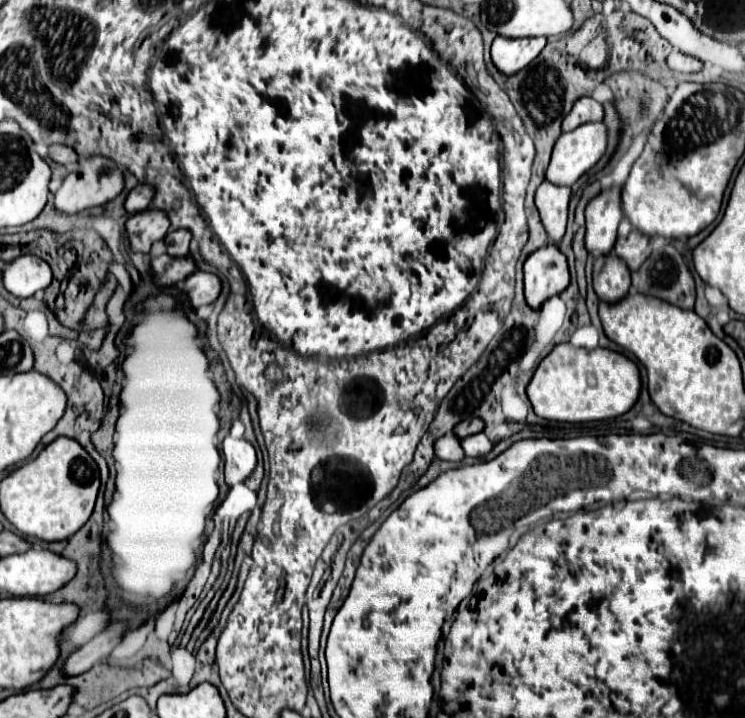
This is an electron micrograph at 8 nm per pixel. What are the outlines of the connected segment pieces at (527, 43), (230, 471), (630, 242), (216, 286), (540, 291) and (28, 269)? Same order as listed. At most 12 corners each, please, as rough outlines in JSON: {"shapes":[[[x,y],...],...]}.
{"shapes":[[[545,37],[491,45],[493,65],[515,75],[543,51]],[[245,439],[223,441],[225,483],[243,483],[257,465]],[[637,229],[617,239],[613,251],[631,271],[651,253],[649,241]],[[195,271],[183,293],[193,307],[213,303],[221,293],[215,273]],[[541,247],[525,261],[525,299],[539,309],[569,285],[565,255]],[[21,255],[3,271],[15,297],[31,297],[51,283],[49,265]]]}

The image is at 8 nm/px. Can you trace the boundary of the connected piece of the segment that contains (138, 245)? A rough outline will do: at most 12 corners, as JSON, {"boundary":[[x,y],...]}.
{"boundary":[[145,209],[127,219],[133,251],[149,253],[169,231],[161,209]]}

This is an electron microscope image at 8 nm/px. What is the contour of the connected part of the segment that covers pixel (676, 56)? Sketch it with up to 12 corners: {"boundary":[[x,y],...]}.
{"boundary":[[671,53],[667,63],[671,69],[701,71],[703,61],[683,55]]}

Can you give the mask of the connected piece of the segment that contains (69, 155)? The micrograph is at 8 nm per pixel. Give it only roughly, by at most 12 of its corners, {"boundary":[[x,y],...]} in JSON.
{"boundary":[[51,145],[51,159],[75,163],[77,153],[67,145]]}

